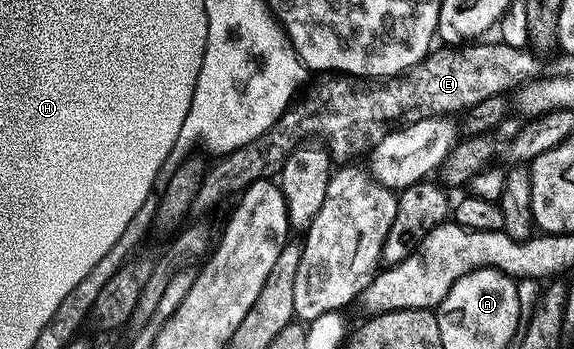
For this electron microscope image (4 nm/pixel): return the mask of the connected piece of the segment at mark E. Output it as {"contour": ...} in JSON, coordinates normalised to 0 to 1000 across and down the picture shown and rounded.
{"contour":[[[848,120],[753,146],[700,218],[676,226],[674,252],[666,252],[660,235],[648,238],[653,241],[648,252],[638,252],[632,244],[638,238],[611,223],[557,226],[563,232],[551,252],[537,249],[535,278],[502,309],[467,378],[455,384],[455,395],[427,407],[427,418],[380,450],[375,470],[362,479],[333,582],[331,616],[354,619],[387,579],[389,559],[422,553],[441,521],[486,499],[500,447],[523,407],[537,398],[533,390],[577,390],[577,458],[611,464],[617,447],[638,450],[688,370],[749,332],[805,324],[848,281],[889,266],[889,252],[902,258],[948,215],[946,183],[932,163],[937,158],[930,146],[916,135],[895,138],[875,120],[841,123]]]}

